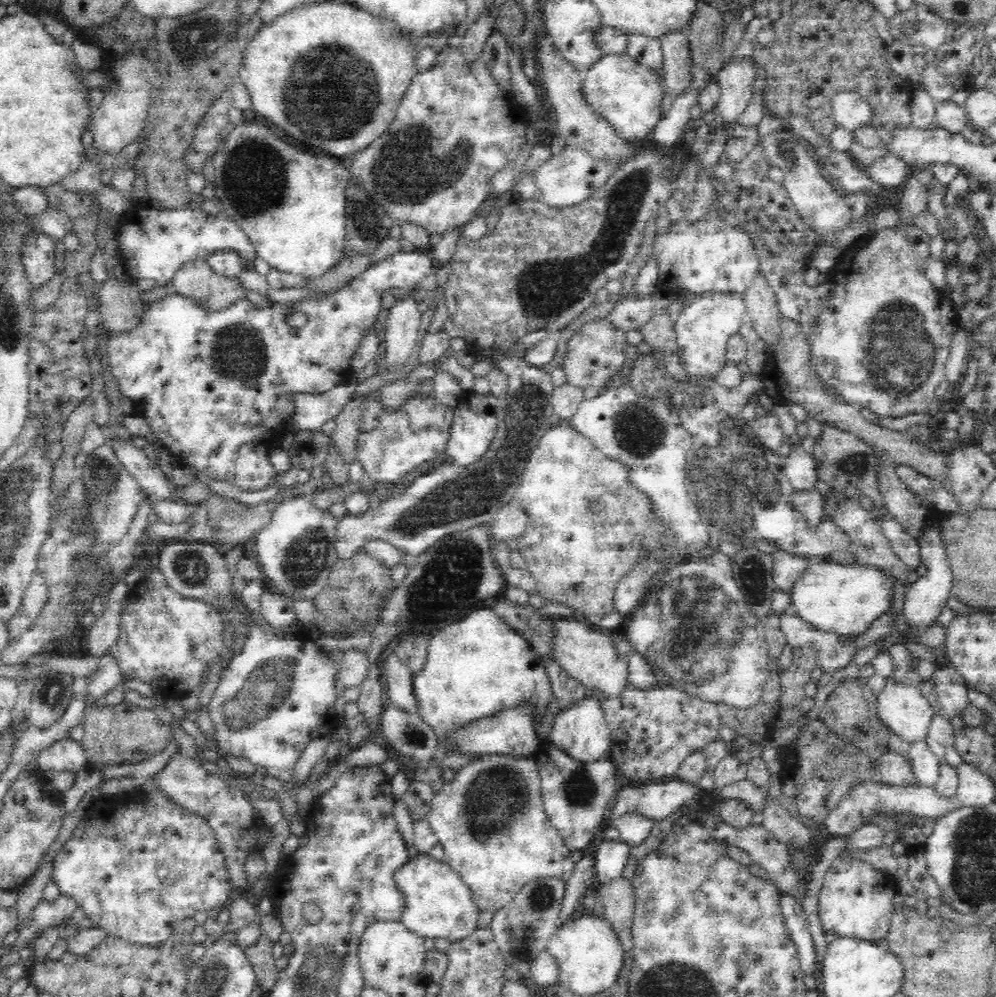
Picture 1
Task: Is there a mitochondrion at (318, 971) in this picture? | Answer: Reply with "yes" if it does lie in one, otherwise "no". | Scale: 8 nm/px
yes

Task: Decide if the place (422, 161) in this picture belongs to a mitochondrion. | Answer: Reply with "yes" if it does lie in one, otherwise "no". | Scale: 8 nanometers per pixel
yes

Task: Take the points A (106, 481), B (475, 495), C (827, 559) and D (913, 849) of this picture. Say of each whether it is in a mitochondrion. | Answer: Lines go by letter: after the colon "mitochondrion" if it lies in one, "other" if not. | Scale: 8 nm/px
A: mitochondrion
B: mitochondrion
C: other
D: other

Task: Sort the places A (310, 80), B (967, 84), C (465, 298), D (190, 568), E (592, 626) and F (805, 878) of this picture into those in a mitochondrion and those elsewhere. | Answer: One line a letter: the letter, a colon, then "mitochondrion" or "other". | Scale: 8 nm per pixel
A: mitochondrion
B: other
C: other
D: mitochondrion
E: other
F: other

